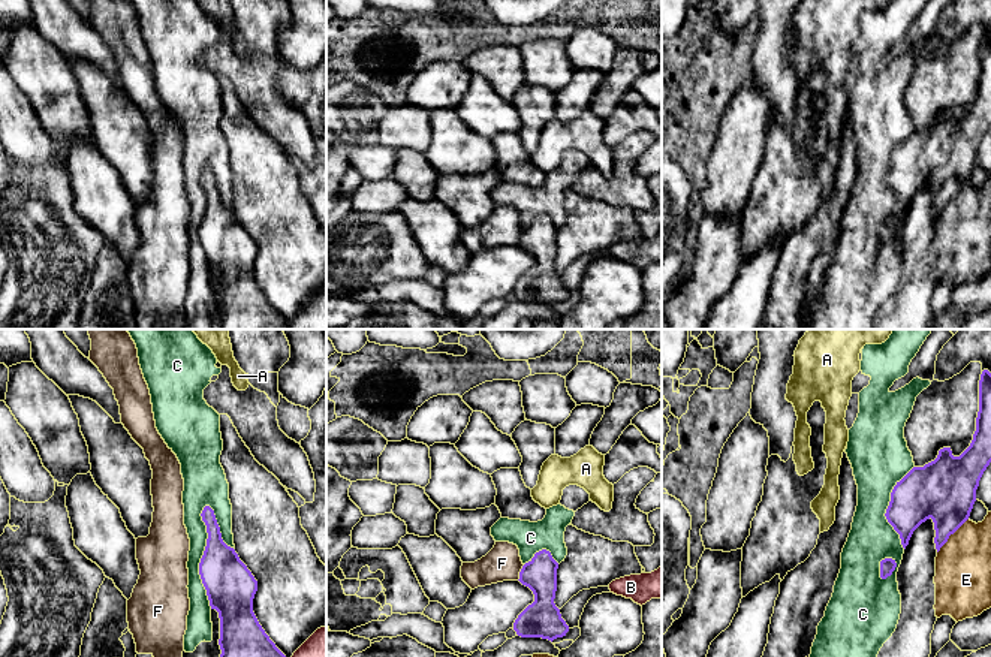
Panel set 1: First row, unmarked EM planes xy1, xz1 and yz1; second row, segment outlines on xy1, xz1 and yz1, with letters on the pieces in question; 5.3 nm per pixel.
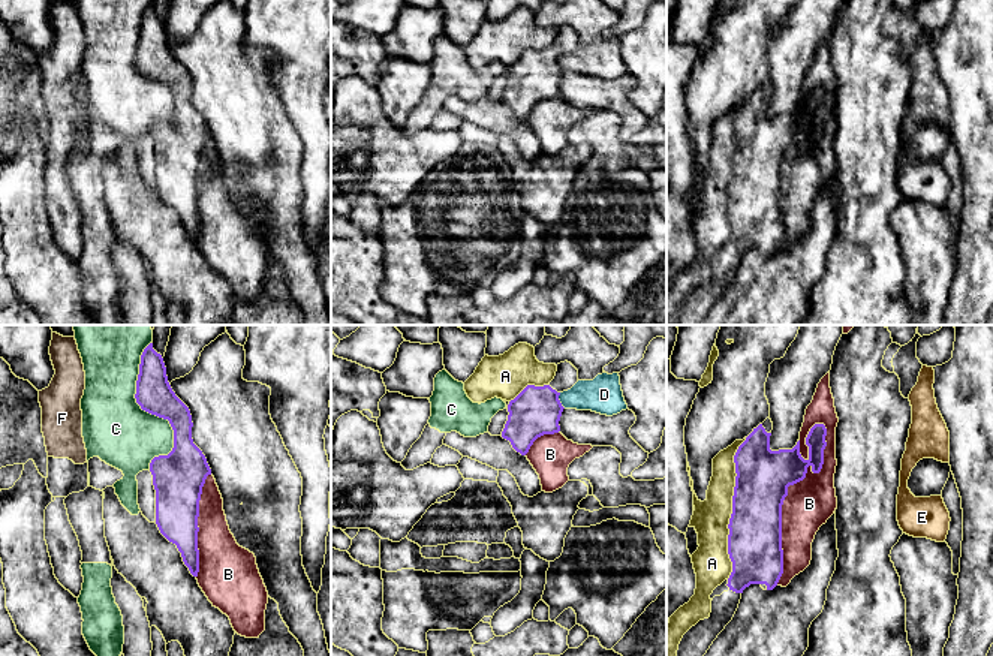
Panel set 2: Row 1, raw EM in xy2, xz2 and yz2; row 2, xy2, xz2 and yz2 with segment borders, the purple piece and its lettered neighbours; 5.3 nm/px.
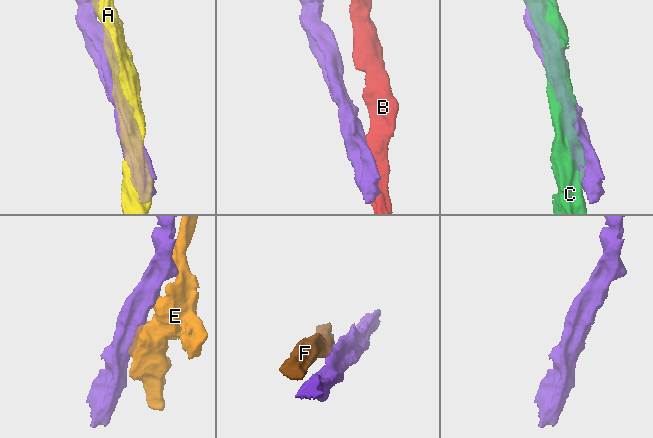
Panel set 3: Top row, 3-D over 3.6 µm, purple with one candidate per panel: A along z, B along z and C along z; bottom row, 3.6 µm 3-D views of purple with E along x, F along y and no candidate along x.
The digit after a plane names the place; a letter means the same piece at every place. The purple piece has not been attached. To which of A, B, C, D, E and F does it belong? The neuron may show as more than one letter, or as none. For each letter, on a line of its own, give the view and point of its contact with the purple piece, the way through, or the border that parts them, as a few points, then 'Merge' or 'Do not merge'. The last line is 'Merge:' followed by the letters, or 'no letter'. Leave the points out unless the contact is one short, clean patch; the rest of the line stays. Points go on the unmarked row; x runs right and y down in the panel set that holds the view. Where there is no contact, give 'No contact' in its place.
A: Touches purple at yz2 (733, 172). Do not merge
B: Touches purple at yz2 (787, 158). Do not merge
C: Touches purple at xy1 (202, 222). Do not merge
D: Touches purple at xz2 (559, 65). Do not merge
E: Touches purple at yz1 (949, 199). Do not merge
F: Touches purple at xz1 (520, 237). Do not merge
Merge: no letter

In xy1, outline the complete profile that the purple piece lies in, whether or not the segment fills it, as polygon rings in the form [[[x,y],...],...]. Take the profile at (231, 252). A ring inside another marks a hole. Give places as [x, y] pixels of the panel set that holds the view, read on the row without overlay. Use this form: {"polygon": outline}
{"polygon": [[[205,171],[201,181],[208,204],[199,227],[199,239],[210,271],[220,283],[220,328],[289,329],[253,277],[257,245],[235,214],[223,207],[214,175]]]}

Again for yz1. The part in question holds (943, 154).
{"polygon": [[[984,34],[979,45],[979,76],[976,82],[976,96],[970,111],[954,121],[951,112],[943,112],[934,126],[924,132],[913,132],[891,157],[891,166],[886,174],[886,184],[900,199],[901,210],[906,214],[913,196],[927,184],[933,184],[936,195],[936,214],[948,207],[970,181],[976,166],[979,145],[991,127],[991,37]]]}

